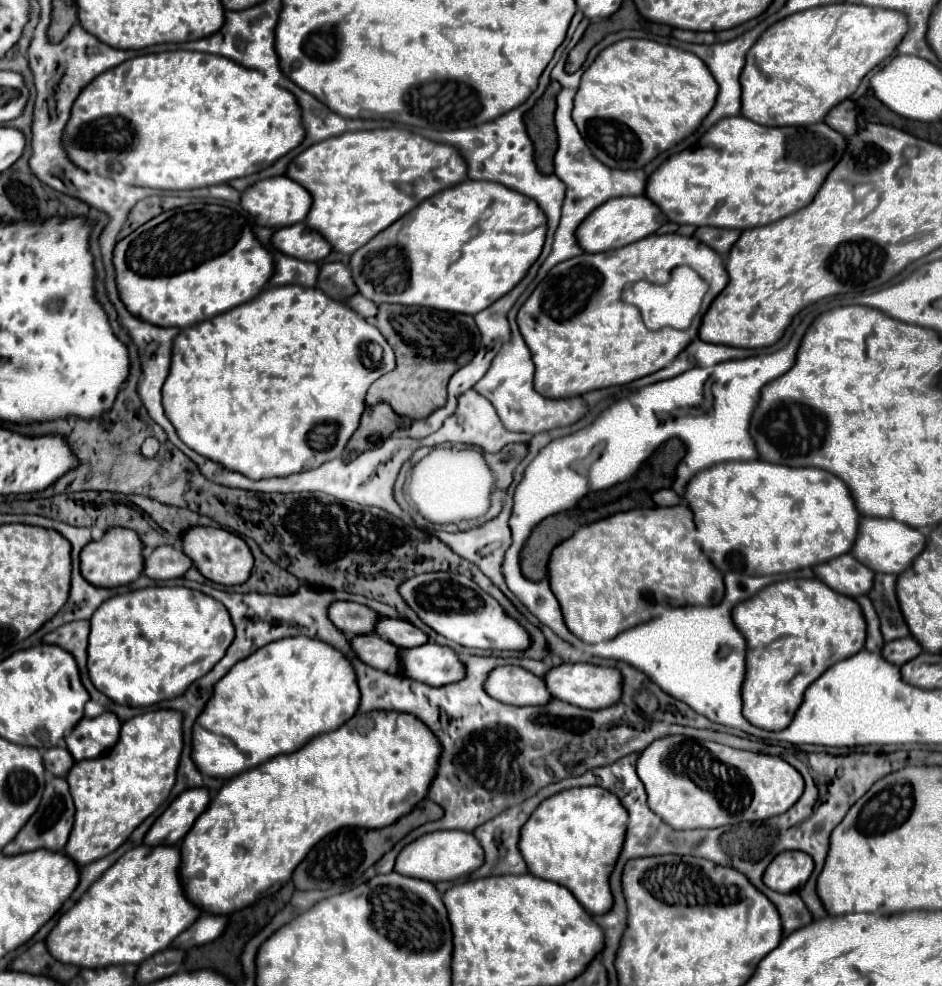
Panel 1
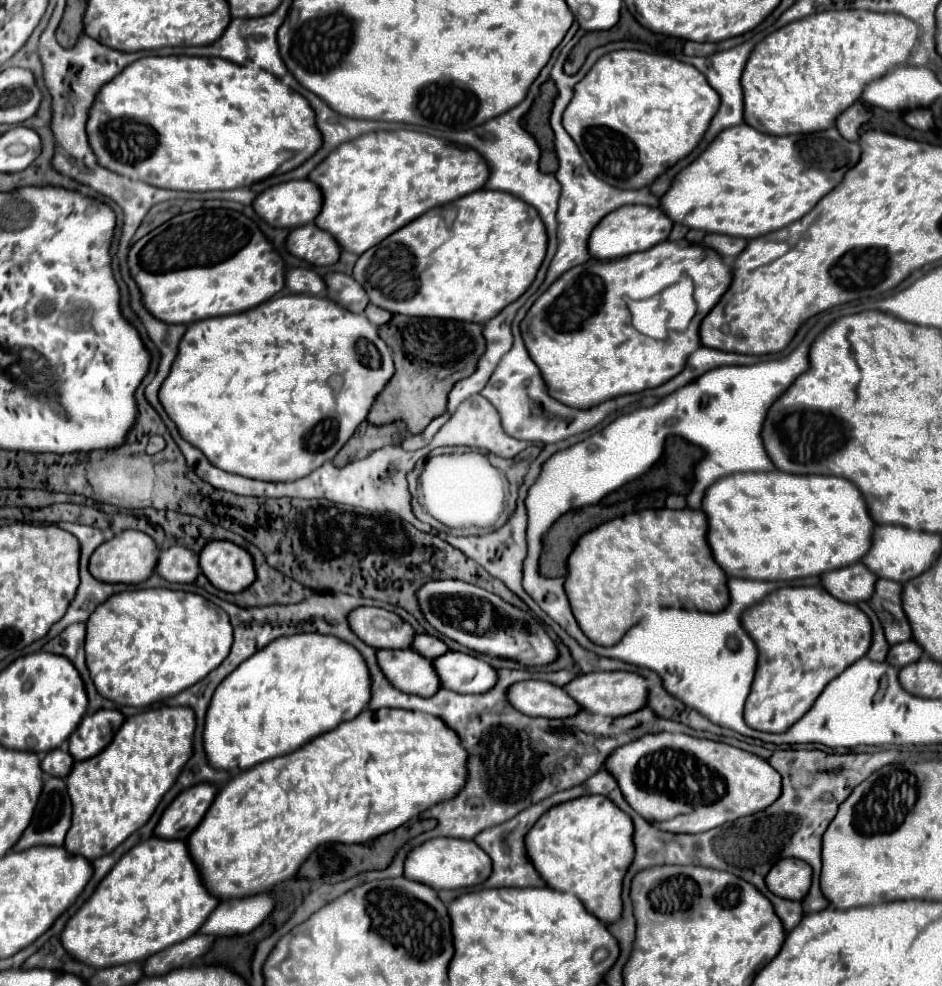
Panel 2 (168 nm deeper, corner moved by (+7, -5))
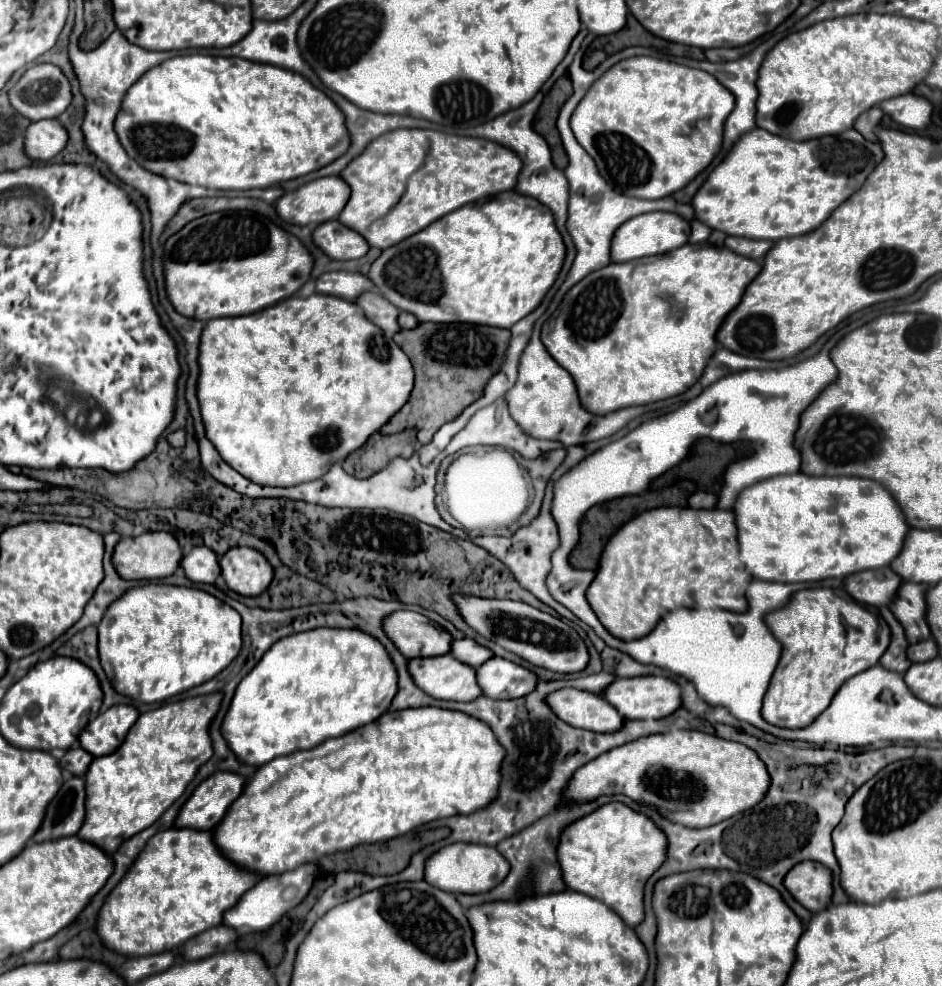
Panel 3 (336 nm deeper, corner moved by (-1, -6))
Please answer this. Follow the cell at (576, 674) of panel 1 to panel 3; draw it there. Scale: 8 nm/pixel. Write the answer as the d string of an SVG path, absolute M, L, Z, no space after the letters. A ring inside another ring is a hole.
M641 676L641 678L617 678L601 696L617 708L625 720L653 720L673 714L681 706L681 688L665 676Z

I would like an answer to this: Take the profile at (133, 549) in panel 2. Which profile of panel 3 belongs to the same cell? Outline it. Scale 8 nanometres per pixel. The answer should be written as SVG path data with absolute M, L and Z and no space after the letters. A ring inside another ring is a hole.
M145 532L135 538L123 538L117 542L111 564L125 580L159 580L171 576L179 568L181 548L169 532Z

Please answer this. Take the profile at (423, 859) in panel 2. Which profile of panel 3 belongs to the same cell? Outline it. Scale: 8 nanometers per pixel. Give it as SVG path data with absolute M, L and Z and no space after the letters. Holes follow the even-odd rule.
M449 844L431 854L425 862L425 880L445 892L451 894L479 894L489 892L493 886L497 886L505 876L509 874L509 862L493 848L493 846L481 846L481 844Z

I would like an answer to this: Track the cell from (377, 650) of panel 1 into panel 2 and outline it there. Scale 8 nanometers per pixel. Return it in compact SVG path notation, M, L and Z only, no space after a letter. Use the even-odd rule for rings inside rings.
M381 649L377 651L377 659L385 677L405 693L433 697L433 693L441 689L441 679L437 677L431 659L421 657L421 653L413 649Z

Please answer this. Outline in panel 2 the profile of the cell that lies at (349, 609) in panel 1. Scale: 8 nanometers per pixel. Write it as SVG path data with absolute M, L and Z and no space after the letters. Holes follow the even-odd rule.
M377 607L355 609L349 613L349 623L353 631L375 649L411 649L415 637L415 629L399 615Z

